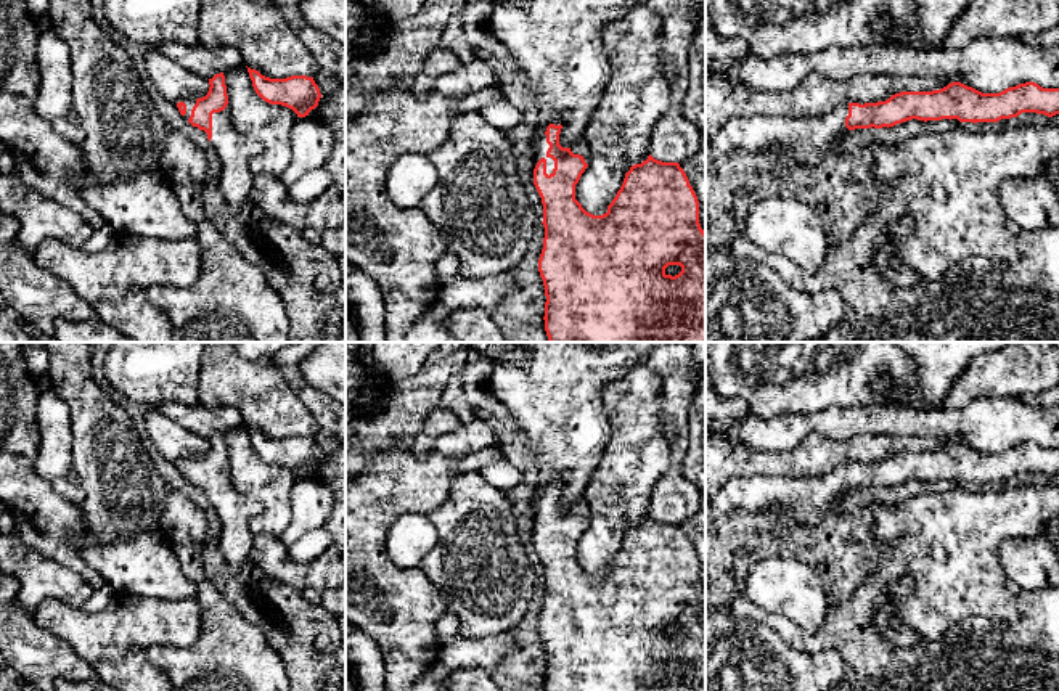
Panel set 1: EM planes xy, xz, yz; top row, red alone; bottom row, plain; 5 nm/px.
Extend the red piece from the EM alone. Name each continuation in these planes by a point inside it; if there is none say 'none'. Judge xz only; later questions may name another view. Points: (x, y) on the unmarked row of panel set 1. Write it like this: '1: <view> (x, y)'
1: xz (540, 510)

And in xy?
1: xy (235, 510)

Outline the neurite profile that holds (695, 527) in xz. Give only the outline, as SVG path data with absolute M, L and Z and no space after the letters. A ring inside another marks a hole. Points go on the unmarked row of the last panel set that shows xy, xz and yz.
M705 505L689 519L680 522L689 545L693 546L699 561L699 583L705 593Z

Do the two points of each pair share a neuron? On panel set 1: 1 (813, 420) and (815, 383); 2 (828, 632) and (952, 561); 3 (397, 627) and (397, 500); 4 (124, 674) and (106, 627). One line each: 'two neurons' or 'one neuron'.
1: two neurons
2: one neuron
3: one neuron
4: two neurons

